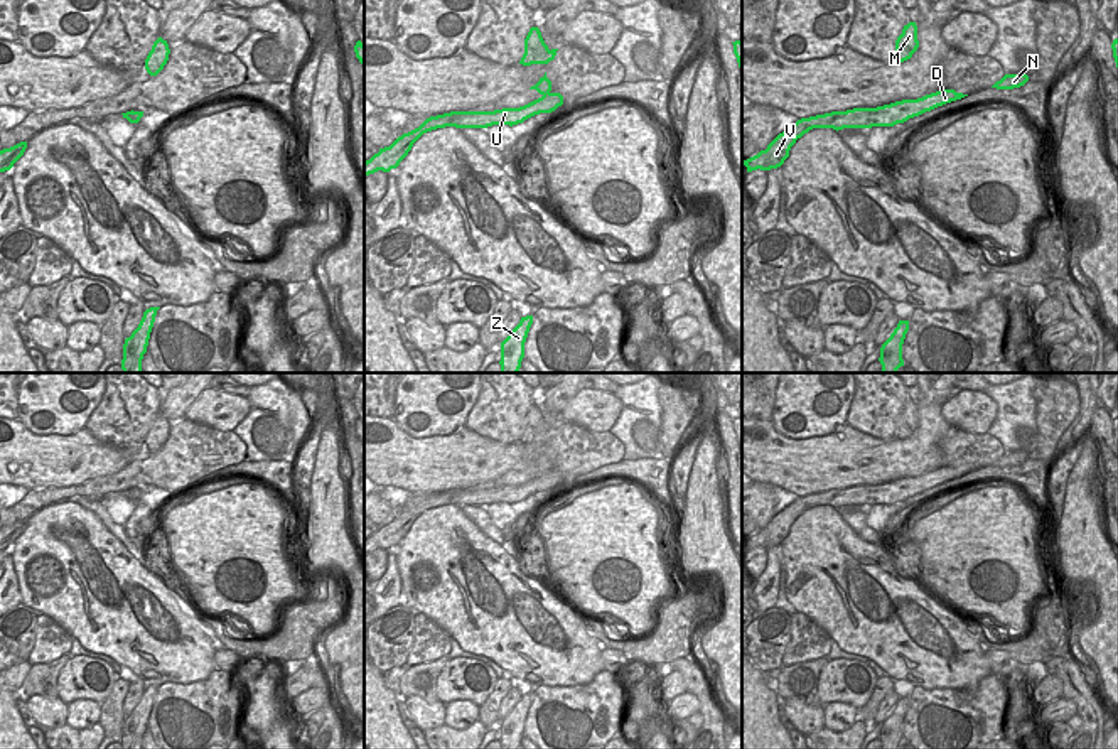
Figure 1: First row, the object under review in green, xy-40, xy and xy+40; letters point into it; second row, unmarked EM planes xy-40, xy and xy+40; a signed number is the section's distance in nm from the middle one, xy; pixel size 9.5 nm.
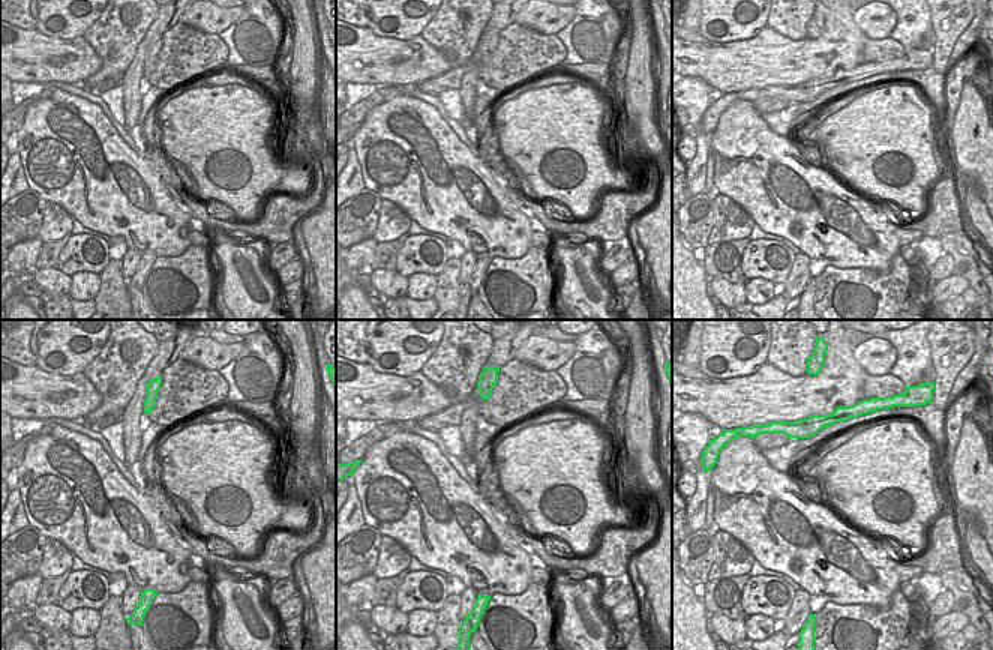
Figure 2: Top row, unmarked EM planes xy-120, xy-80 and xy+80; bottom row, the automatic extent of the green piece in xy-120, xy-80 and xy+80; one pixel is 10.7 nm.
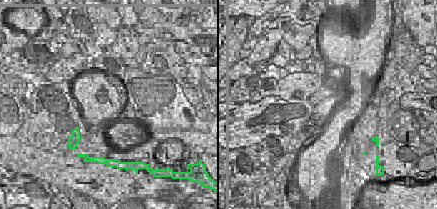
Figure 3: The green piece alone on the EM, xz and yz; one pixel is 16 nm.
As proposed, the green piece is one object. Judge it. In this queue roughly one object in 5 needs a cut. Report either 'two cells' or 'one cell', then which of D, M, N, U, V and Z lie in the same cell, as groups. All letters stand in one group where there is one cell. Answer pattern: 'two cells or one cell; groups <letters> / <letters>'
two cells; groups D N U V / M Z

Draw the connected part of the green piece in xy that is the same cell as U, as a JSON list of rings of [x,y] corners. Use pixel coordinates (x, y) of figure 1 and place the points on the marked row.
[[[546,93],[541,98],[519,106],[503,108],[494,111],[450,111],[427,118],[418,128],[403,133],[390,147],[379,148],[369,160],[364,162],[364,177],[378,170],[390,172],[396,169],[400,162],[408,155],[413,143],[427,132],[455,127],[455,128],[487,128],[492,125],[518,125],[524,120],[540,115],[551,113],[563,105],[560,93]]]

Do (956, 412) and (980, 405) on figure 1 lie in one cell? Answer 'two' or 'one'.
one

